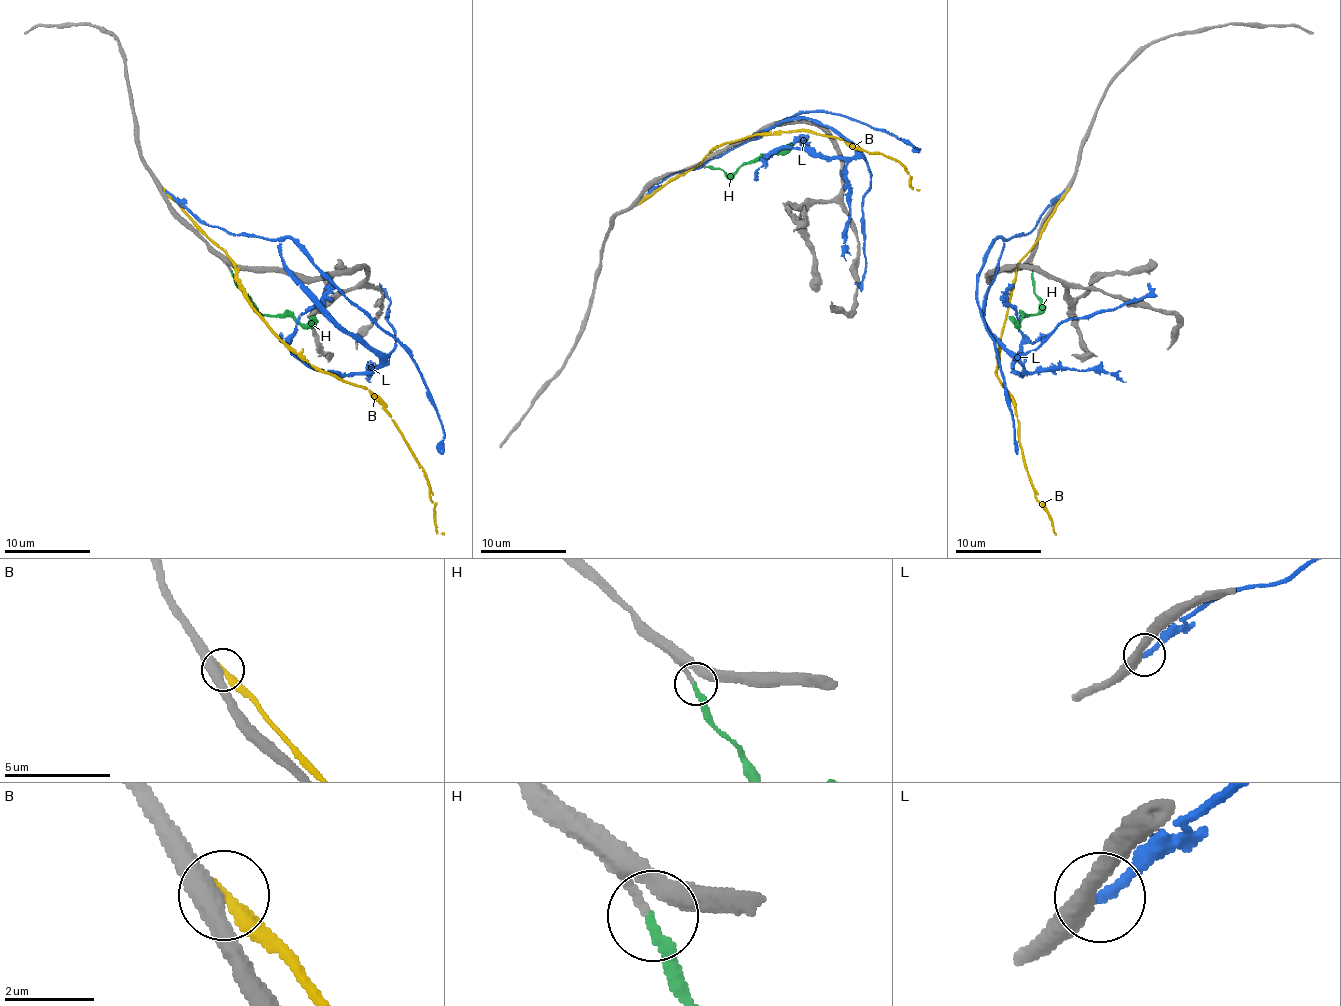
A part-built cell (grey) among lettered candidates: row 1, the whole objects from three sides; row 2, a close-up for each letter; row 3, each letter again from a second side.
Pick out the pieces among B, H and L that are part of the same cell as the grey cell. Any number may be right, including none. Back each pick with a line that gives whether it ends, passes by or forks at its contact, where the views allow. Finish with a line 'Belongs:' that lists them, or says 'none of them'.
H: it ends
Belongs: H

